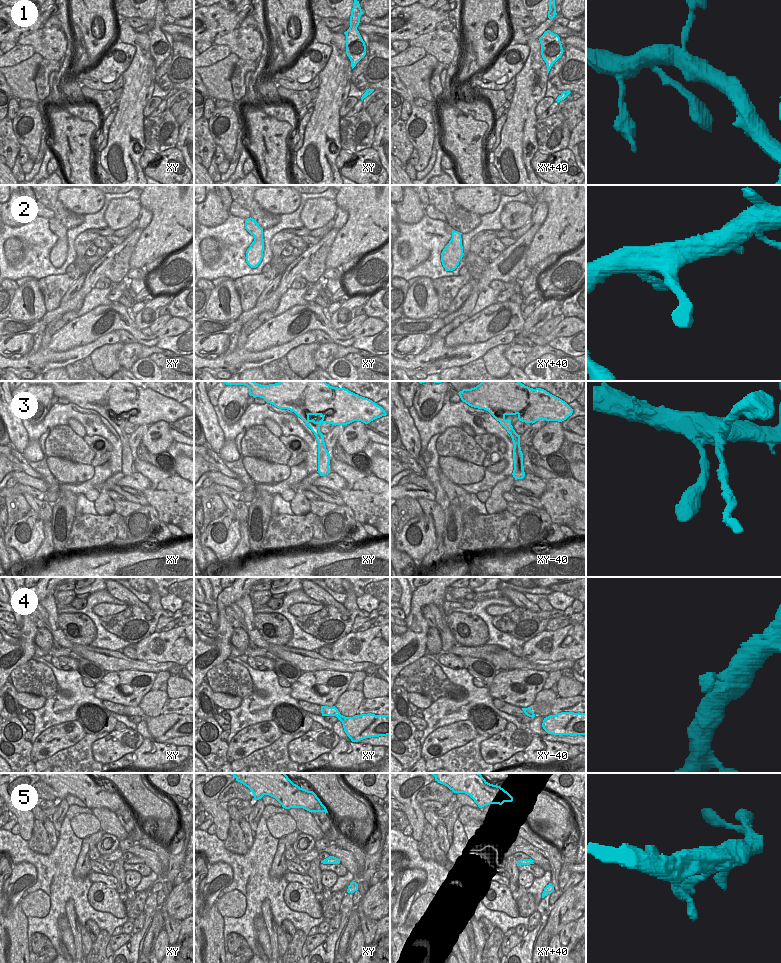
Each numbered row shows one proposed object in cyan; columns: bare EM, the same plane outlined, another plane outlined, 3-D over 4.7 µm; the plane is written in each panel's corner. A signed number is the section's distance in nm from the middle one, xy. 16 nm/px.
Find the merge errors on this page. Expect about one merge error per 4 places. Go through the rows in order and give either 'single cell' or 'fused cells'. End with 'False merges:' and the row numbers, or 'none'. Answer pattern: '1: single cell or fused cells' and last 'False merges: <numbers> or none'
1: single cell
2: single cell
3: single cell
4: single cell
5: single cell
False merges: none

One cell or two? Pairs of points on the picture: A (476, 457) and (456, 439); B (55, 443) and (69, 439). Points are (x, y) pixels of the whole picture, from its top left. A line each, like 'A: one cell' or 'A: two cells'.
A: one cell
B: one cell

